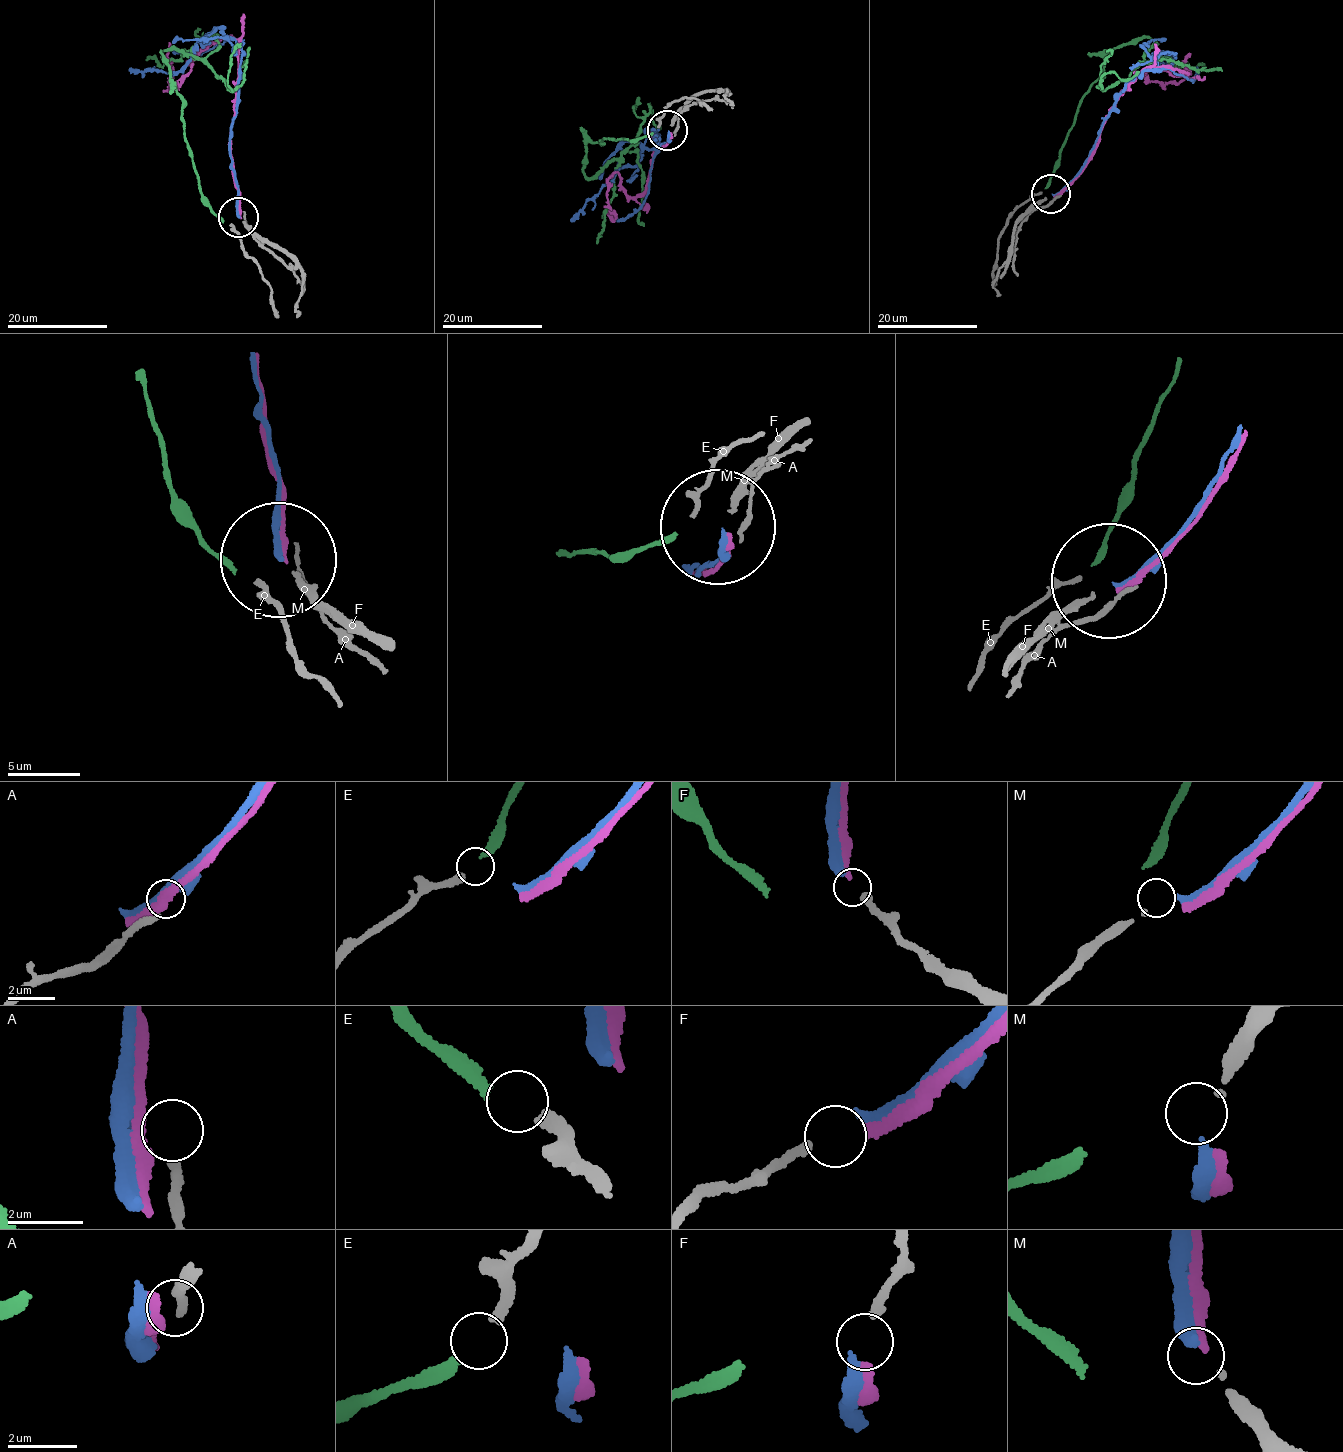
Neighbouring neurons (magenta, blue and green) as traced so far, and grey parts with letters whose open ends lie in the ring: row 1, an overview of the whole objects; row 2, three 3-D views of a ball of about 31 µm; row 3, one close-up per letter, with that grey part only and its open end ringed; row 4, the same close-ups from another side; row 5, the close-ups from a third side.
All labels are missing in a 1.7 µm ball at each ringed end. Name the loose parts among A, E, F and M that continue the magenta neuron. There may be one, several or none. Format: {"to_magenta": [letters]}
{"to_magenta": ["F"]}

